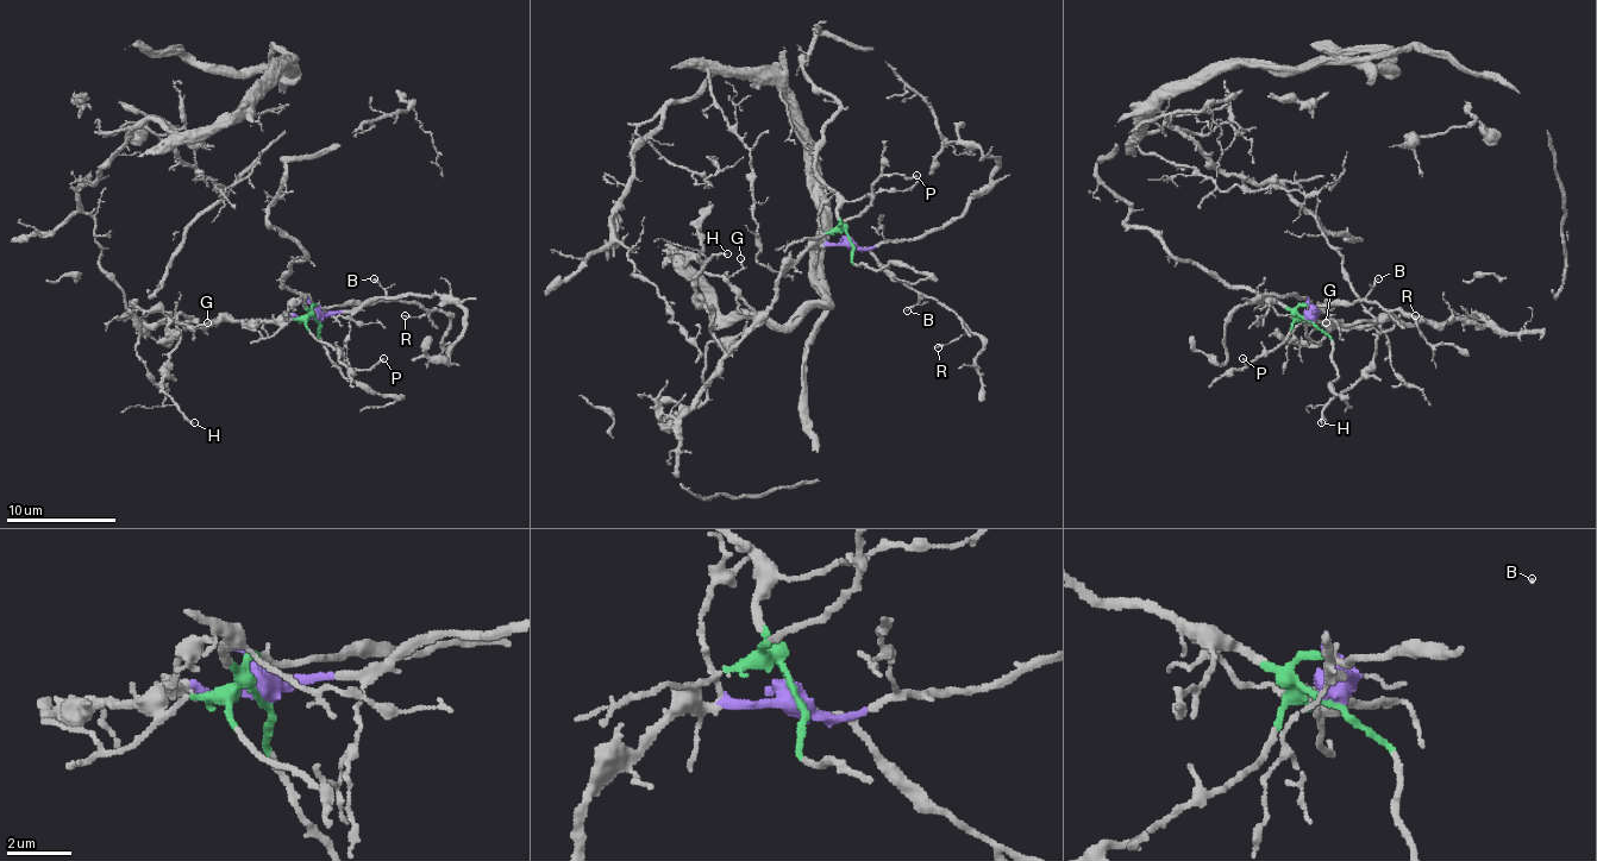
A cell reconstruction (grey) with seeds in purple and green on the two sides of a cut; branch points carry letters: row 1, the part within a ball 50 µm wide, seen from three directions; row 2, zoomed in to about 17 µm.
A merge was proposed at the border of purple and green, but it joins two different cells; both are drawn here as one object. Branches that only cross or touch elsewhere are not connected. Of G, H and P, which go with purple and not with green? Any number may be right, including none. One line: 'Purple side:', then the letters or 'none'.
Purple side: G, H

